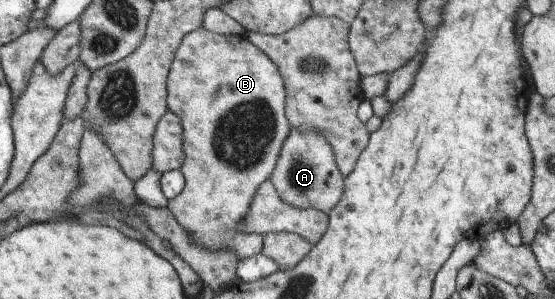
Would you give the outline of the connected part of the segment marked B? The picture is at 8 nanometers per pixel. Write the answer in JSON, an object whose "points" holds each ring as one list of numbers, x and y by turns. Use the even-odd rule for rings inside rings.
{"points":[[201,27,199,30,193,31,185,36,182,45,177,51,176,59,173,61,168,80,168,107,177,114,177,116,181,117,182,125,184,126,186,161,181,171,185,175,186,185,179,196,168,200,168,207,177,217,177,220,194,236,196,243,213,250,225,249,226,251,237,251,240,259,248,259,249,256,255,256,255,254,262,252,264,235,259,233,245,233,240,230,240,224,244,223,244,220,247,219,247,213,249,212,249,208,251,208,251,202,253,202,255,192,259,190,259,186,261,186,265,180,272,178,273,171,276,170,277,163,284,150,285,141,289,138,293,130,286,113,287,100,288,96,284,76,281,74,277,64,275,64,268,53,263,52,258,46,249,42,245,36,220,35,211,32,205,27]]}

